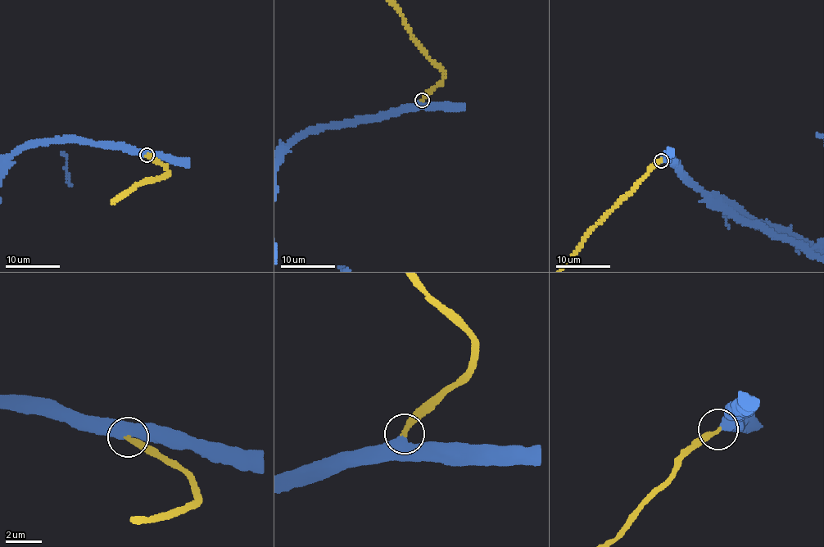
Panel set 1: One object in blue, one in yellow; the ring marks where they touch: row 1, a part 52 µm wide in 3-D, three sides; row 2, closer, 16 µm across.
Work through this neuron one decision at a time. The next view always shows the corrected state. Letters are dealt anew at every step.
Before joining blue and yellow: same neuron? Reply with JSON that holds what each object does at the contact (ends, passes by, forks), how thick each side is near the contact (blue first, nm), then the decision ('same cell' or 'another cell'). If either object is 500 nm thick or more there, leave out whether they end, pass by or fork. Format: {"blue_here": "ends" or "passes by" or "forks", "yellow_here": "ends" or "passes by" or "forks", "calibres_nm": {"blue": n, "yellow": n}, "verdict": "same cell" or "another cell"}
{"calibres_nm": {"blue": 550, "yellow": 300}, "verdict": "same cell"}

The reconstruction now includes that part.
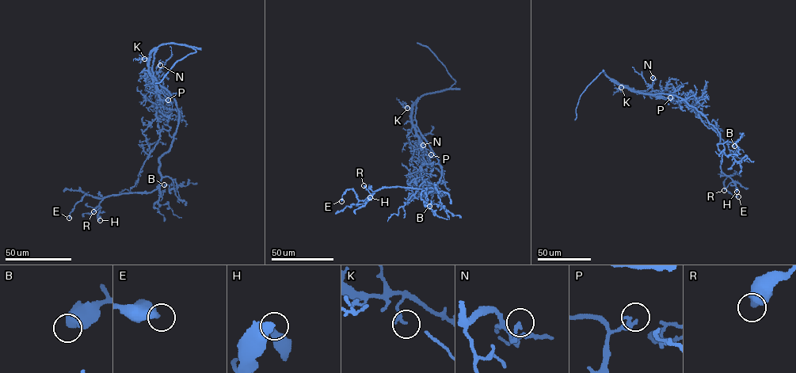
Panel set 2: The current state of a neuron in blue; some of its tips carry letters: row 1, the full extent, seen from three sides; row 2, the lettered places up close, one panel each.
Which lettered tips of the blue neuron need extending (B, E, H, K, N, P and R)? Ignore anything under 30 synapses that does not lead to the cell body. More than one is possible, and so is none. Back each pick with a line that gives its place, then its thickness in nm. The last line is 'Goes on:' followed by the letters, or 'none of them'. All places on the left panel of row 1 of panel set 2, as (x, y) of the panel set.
Goes on: none of them

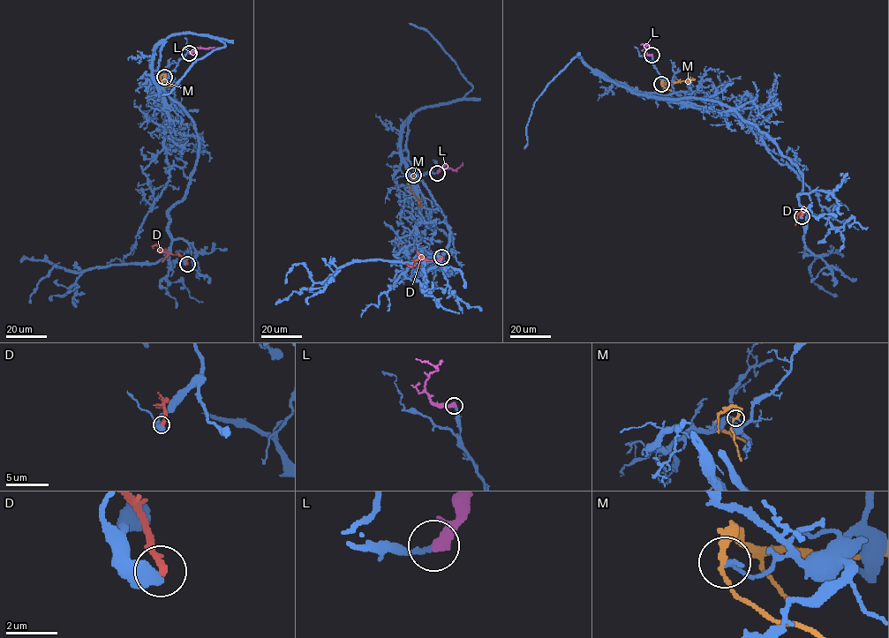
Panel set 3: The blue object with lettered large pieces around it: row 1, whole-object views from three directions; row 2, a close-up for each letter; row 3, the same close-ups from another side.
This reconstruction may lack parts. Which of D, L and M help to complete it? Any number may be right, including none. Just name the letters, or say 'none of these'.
L

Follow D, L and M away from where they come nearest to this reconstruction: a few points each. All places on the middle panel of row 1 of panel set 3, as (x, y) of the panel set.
D: (441, 257), (438, 260), (418, 258), (414, 265), (408, 264)
L: (437, 173), (443, 167), (455, 169), (462, 162)
M: (413, 175), (410, 180), (409, 188), (421, 207)

